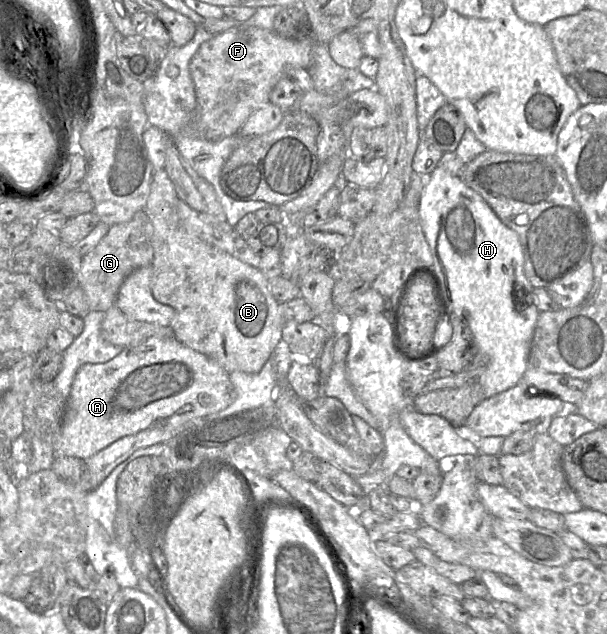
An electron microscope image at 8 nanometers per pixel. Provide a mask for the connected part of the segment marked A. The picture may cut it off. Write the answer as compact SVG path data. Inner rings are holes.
M150 337L101 364L86 363L77 371L66 400L62 424L54 441L56 456L86 460L116 440L136 434L154 423L185 423L225 409L232 400L230 374L215 360L199 353L177 338Z

